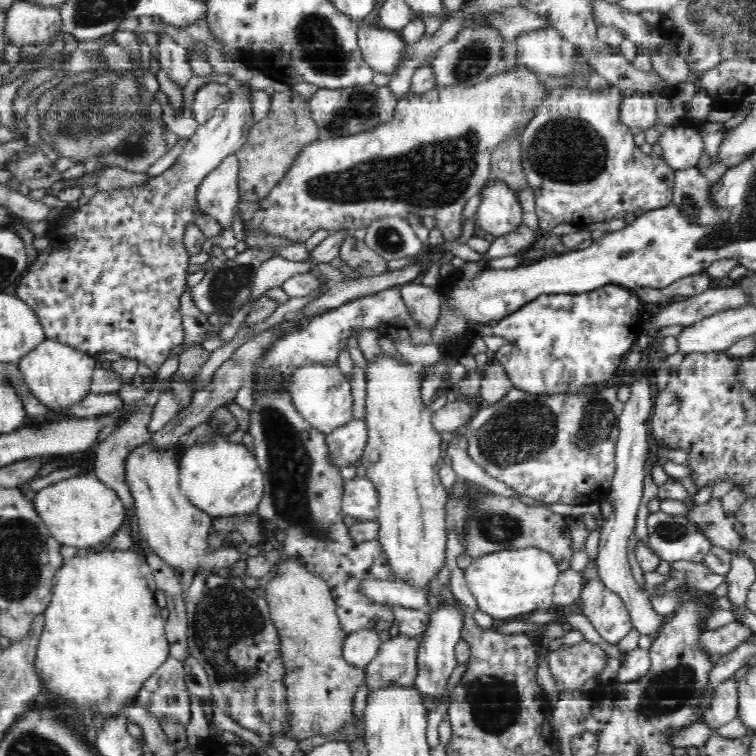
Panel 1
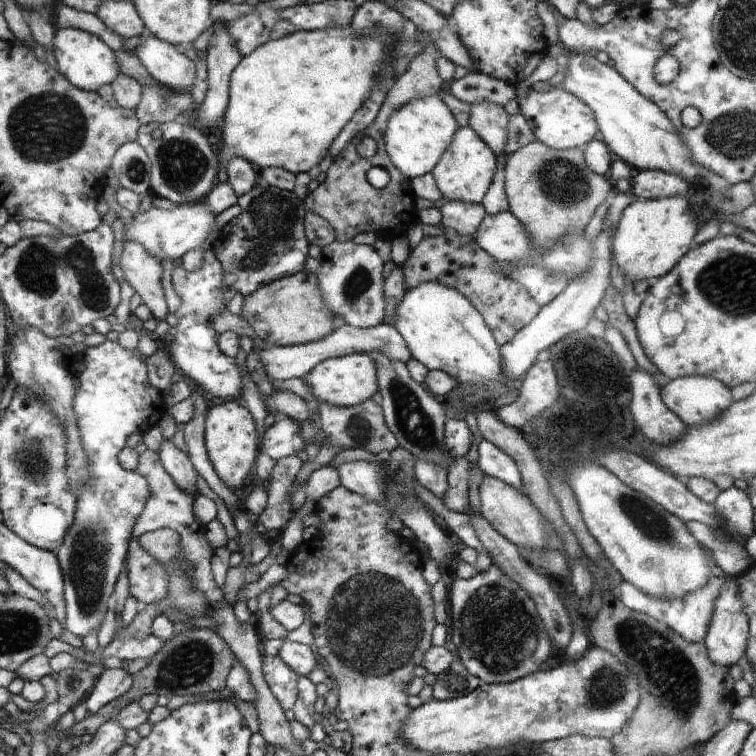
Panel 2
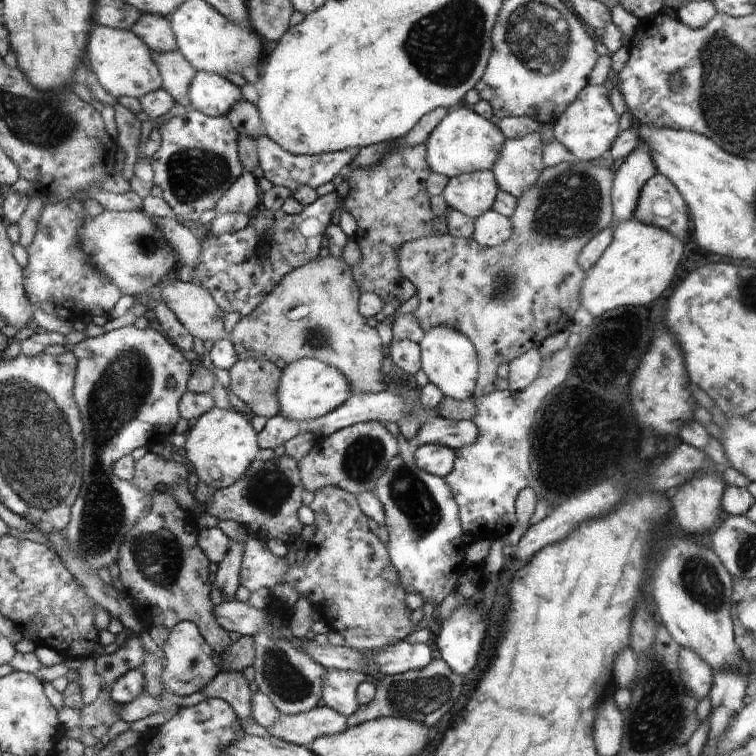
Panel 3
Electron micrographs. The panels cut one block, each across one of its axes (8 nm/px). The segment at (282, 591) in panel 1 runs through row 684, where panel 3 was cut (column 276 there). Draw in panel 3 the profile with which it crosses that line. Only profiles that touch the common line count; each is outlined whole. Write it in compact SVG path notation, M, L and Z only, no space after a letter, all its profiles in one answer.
M328 255L326 257L318 257L313 261L307 262L305 265L302 265L298 269L290 271L288 274L285 274L282 277L282 280L272 288L272 292L268 293L268 296L260 302L256 308L248 315L243 316L239 319L236 326L233 328L233 338L232 344L237 352L237 357L239 360L255 358L255 359L266 359L275 363L277 360L284 360L286 364L297 361L298 359L318 359L323 363L332 365L336 367L339 371L342 371L342 374L345 374L345 377L350 382L352 386L351 390L353 394L362 394L362 393L379 393L386 391L386 384L384 384L384 378L382 378L382 360L384 360L384 354L382 354L382 342L380 342L380 336L374 328L370 328L364 320L364 316L360 311L360 298L361 298L361 289L357 285L356 279L353 277L353 271L351 266L340 256L335 257L334 255Z

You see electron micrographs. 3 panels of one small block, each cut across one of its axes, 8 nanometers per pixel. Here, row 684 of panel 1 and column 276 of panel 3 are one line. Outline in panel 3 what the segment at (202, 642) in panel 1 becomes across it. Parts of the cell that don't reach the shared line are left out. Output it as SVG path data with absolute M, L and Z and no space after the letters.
M344 186L341 190L319 196L297 215L286 214L282 209L267 209L260 204L246 228L234 234L209 232L201 242L201 259L195 276L224 312L248 316L285 274L319 256L320 234L324 238L324 230L335 220L343 198L348 194L345 189Z

